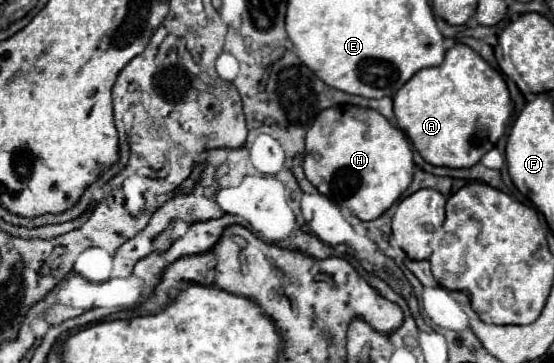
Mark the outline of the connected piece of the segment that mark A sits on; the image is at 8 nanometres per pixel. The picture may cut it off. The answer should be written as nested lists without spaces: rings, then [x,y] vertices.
[[[457,43],[437,67],[417,71],[393,97],[393,111],[419,155],[437,167],[473,167],[495,147],[511,117],[505,79],[479,53]]]

